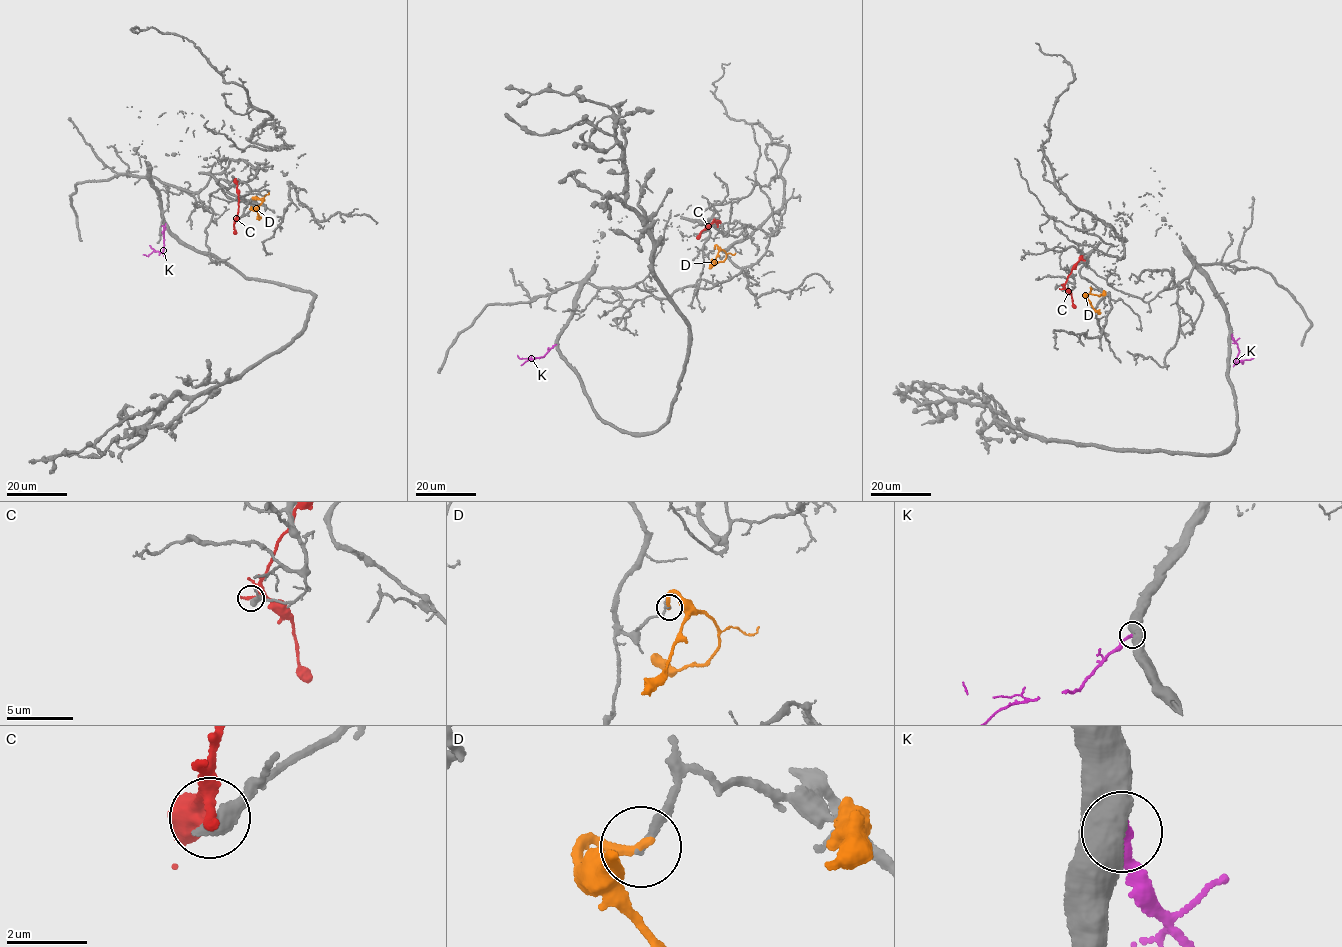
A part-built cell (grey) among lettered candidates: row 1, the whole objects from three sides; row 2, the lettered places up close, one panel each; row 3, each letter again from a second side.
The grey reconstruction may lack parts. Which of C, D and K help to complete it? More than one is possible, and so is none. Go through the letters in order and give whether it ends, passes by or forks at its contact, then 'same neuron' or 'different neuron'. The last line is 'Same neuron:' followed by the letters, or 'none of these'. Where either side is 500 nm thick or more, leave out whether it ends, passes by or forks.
C: it passes by; different neuron
D: it ends; different neuron
K: different neuron
Same neuron: none of these

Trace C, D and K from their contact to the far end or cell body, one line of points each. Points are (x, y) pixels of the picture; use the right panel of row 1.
C: (1062, 289), (1082, 255)
D: (1088, 294), (1098, 296), (1105, 293), (1103, 290)
K: (1232, 334), (1239, 351), (1235, 362), (1242, 363), (1242, 360)

